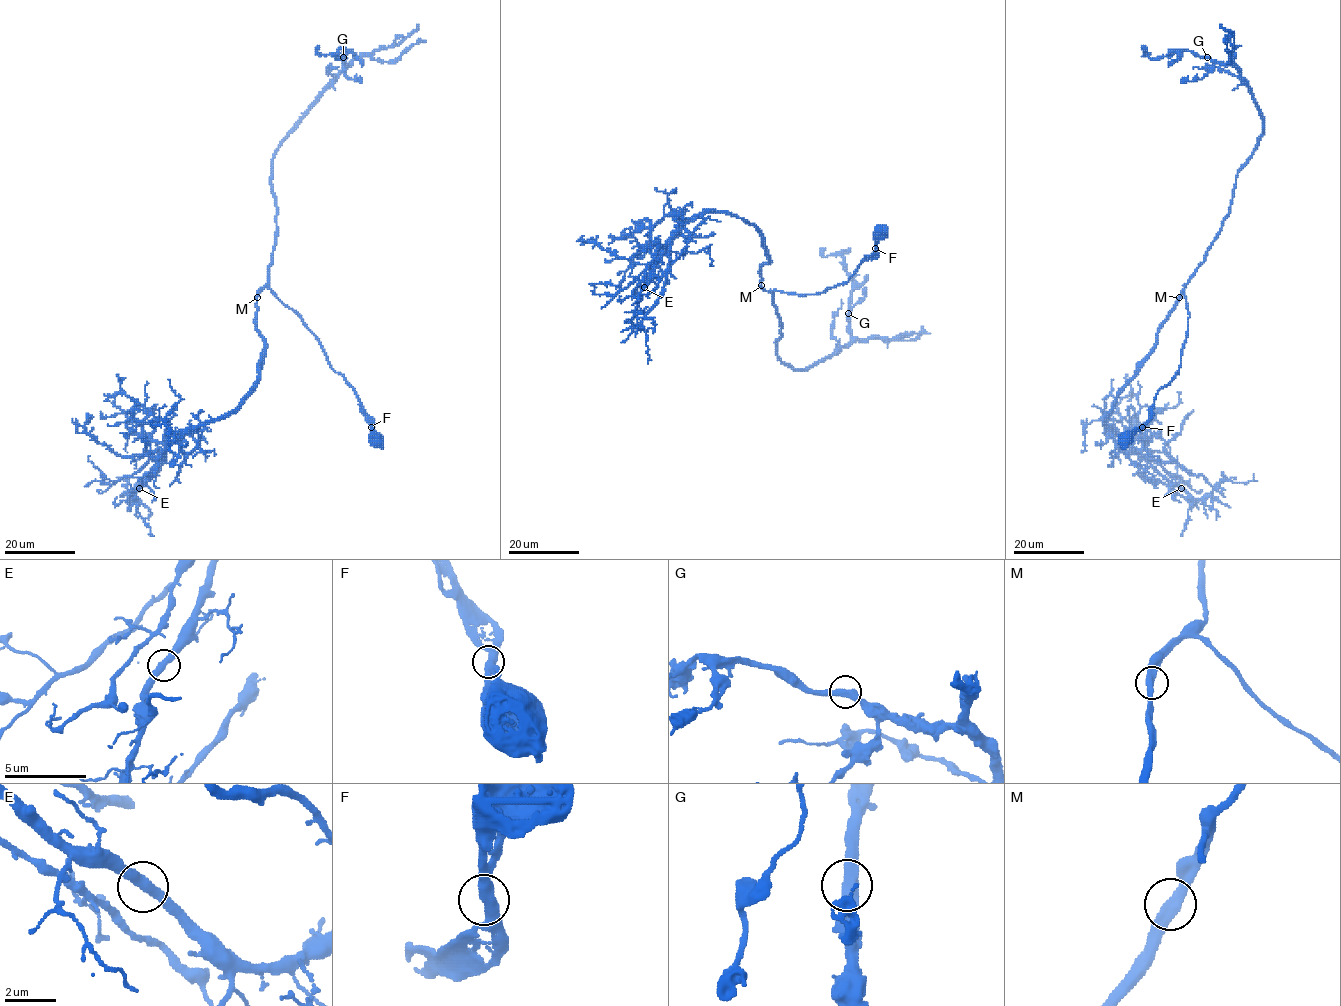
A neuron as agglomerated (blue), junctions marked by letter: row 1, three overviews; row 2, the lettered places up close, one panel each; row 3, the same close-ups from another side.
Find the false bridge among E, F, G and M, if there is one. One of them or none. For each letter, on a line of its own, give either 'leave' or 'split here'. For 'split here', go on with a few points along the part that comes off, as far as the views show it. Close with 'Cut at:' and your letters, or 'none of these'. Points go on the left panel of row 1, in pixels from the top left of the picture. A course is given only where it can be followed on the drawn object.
E: leave
F: leave
G: leave
M: leave
Cut at: none of these

